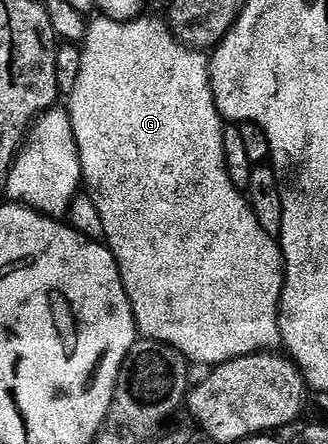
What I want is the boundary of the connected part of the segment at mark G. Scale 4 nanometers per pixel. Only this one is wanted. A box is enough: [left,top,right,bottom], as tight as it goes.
[68,16,284,368]

